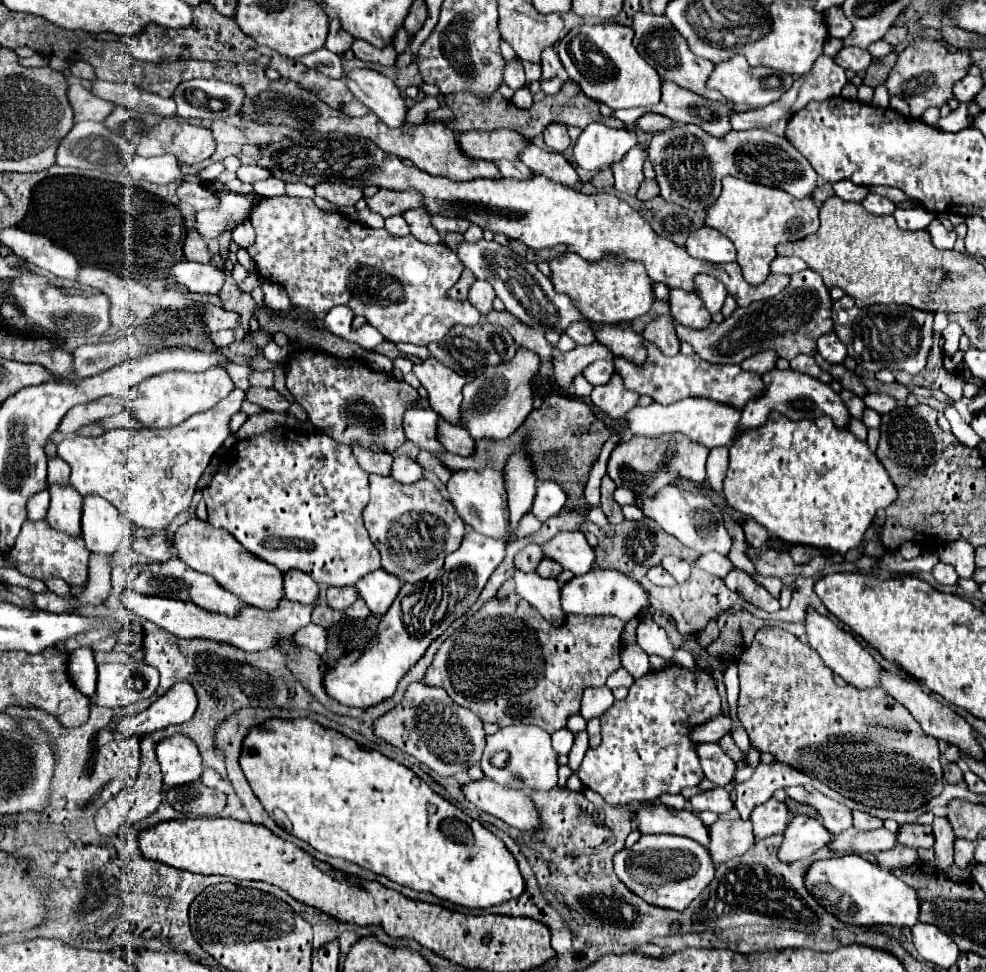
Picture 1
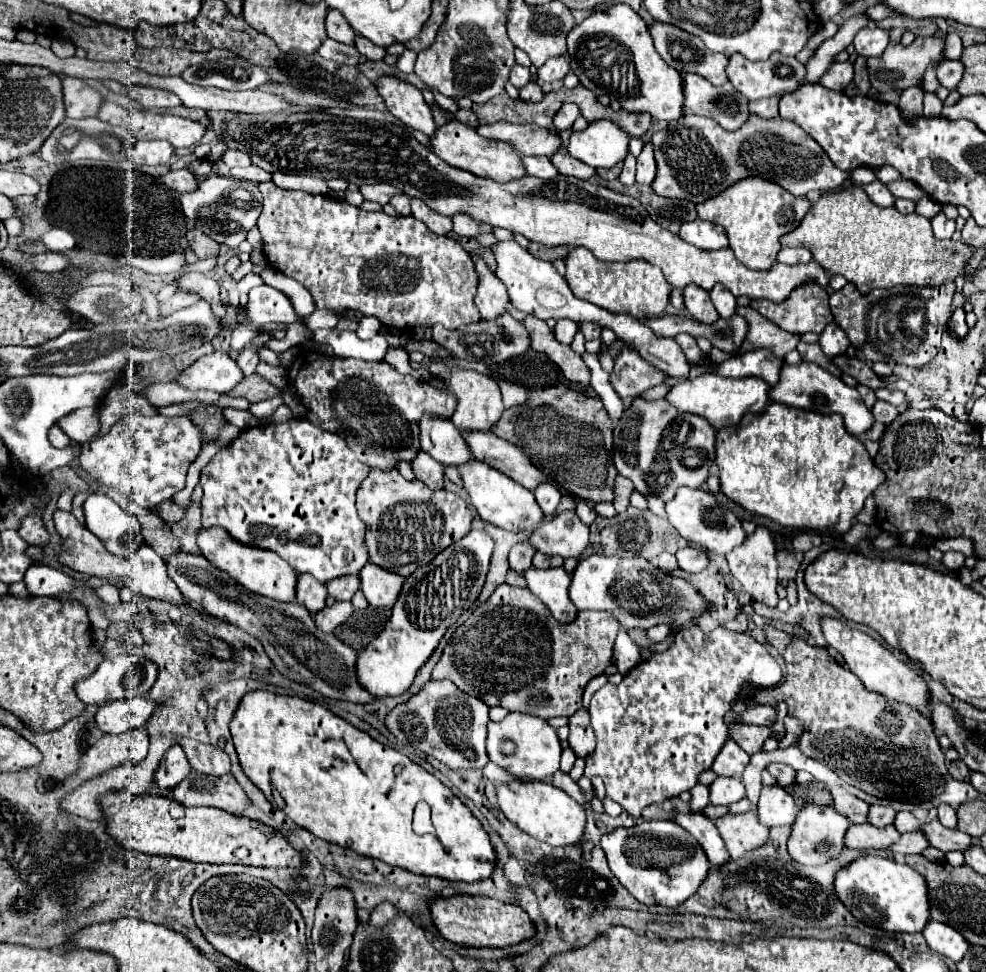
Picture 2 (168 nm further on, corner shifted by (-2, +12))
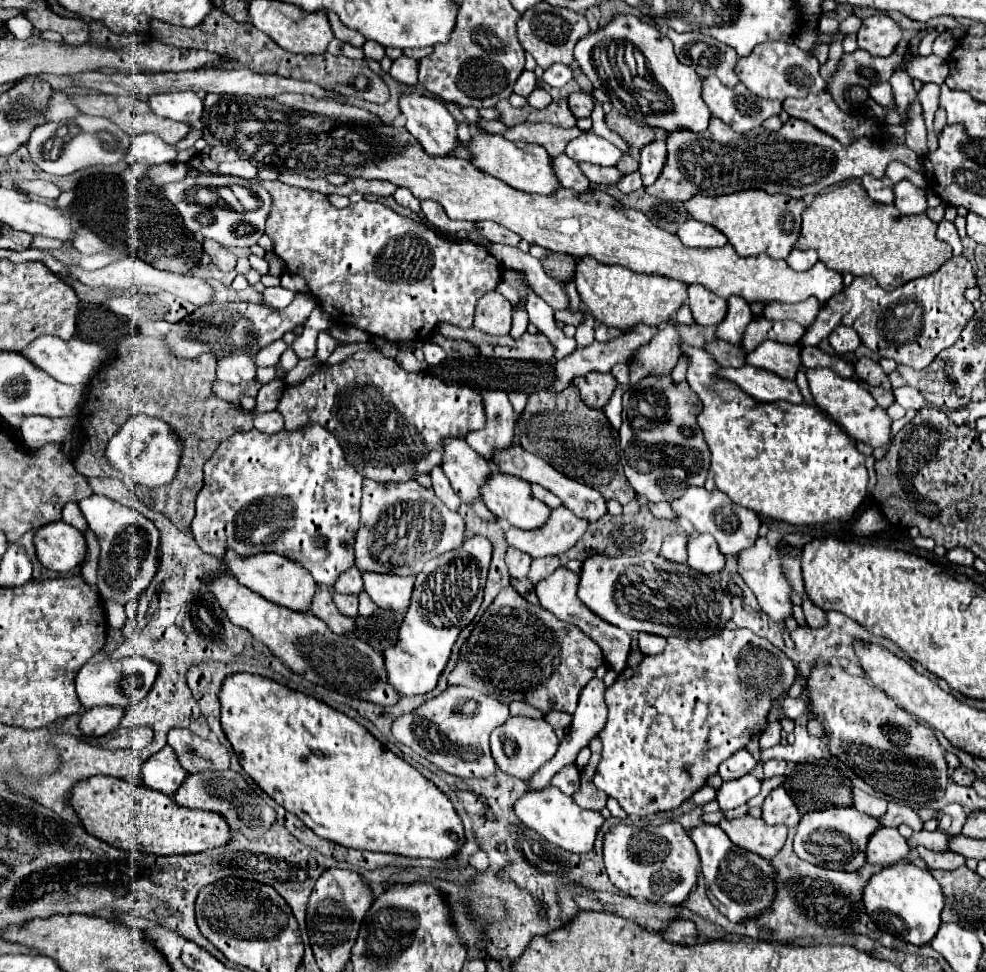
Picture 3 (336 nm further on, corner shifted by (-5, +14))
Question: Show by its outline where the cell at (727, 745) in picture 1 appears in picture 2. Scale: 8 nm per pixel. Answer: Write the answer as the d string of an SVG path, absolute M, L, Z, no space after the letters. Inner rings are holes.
M735 725L731 739L735 739L749 755L763 751L763 743L771 737L771 727L765 725Z

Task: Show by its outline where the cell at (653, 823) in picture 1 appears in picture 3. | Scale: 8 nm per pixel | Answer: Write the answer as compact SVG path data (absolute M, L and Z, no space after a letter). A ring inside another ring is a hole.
M700 823L690 831L690 837L698 849L702 873L708 885L710 901L724 913L730 921L742 921L754 917L762 909L766 909L774 899L774 869L772 865L746 849L736 847L728 835L720 829L720 825Z

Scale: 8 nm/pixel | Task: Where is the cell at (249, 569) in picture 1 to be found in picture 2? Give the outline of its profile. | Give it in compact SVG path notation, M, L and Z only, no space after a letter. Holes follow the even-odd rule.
M211 527L211 531L199 531L197 545L213 567L229 573L245 589L259 593L263 597L275 599L275 601L283 601L283 603L295 601L297 573L291 569L291 565L287 561L279 559L279 555L275 555L271 551L259 551L257 547L243 547L241 543L235 543L235 539L227 539L227 535L223 535L223 531L219 531L219 527Z

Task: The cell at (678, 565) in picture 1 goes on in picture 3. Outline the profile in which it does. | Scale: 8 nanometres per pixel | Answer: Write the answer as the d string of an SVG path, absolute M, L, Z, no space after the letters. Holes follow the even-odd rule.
M690 535L688 537L688 565L700 573L718 573L724 567L724 555L720 553L714 537Z

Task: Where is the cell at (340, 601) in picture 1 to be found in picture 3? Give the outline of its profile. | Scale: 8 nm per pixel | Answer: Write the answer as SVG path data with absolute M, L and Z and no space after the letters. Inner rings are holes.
M350 567L346 573L342 573L342 577L338 577L338 581L334 583L334 591L338 593L346 593L346 595L358 595L362 591L362 573L356 567Z

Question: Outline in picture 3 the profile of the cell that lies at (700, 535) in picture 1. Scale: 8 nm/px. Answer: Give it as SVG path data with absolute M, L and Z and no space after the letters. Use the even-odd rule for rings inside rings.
M688 487L686 493L674 499L670 505L676 511L676 515L688 519L698 533L710 533L718 541L718 547L724 555L736 555L742 549L752 547L758 539L758 529L760 529L758 515L730 501L730 497L726 497L726 493L722 493L720 489L706 491L704 487Z

